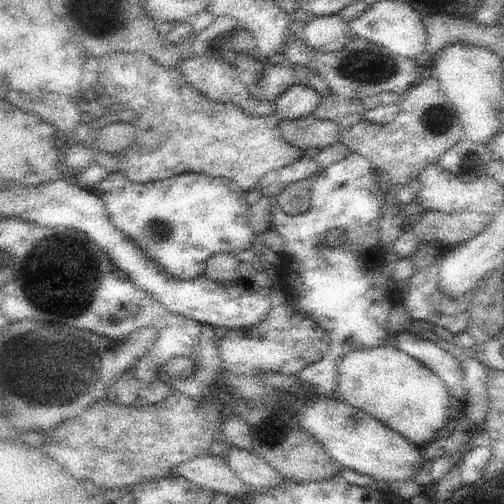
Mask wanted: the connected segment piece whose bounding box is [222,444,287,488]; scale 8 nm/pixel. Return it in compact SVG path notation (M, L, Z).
M228 445L228 451L222 458L242 482L255 488L272 488L287 481L253 450Z

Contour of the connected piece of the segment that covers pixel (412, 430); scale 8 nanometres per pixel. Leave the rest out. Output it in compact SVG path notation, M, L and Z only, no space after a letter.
M390 344L370 350L362 348L344 356L337 390L348 404L377 418L421 449L438 436L450 419L453 398L440 376Z

